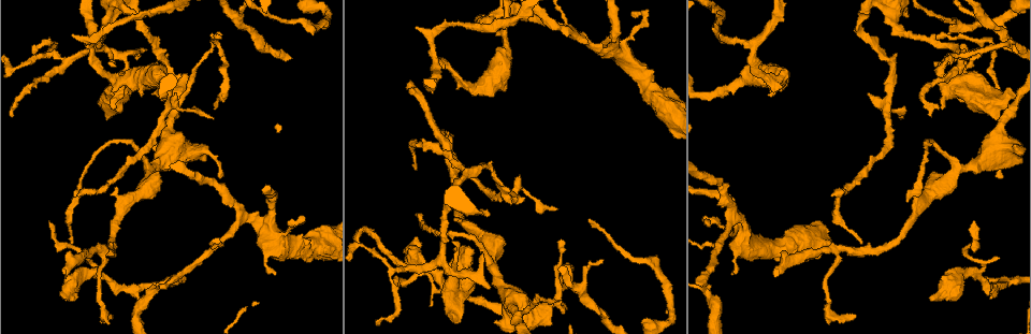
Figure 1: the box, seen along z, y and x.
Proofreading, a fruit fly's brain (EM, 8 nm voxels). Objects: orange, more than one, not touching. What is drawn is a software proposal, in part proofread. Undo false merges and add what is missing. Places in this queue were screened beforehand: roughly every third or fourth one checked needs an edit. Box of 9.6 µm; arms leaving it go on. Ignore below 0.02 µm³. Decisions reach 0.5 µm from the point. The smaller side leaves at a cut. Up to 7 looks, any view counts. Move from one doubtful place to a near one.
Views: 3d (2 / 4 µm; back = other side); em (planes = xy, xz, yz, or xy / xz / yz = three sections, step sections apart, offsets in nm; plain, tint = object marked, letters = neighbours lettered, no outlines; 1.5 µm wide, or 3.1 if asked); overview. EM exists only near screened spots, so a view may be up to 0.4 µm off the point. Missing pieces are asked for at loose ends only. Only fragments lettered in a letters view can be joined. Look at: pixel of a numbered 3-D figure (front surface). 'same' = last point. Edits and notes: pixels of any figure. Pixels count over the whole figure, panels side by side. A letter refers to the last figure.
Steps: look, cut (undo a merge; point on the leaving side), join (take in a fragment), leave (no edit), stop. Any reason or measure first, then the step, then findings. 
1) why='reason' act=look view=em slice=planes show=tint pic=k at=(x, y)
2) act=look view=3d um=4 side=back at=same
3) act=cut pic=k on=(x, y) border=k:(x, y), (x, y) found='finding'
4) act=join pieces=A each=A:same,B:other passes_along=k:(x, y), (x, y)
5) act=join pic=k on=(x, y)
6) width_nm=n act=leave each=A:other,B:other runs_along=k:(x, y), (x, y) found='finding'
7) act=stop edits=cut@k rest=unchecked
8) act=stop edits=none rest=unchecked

why='thin end' act=look view=3d um=2 side=back pic=1 at=(72, 242)

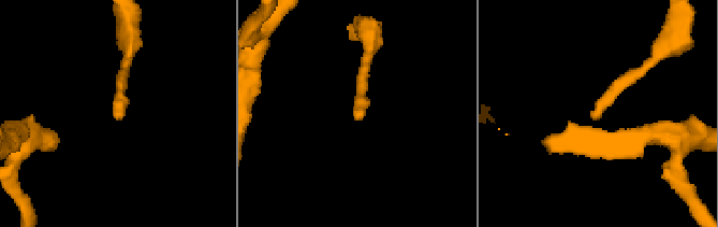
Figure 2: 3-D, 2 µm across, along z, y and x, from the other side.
why='now the EM' act=look view=em slice=planes show=letters pic=2 at=(356, 115)

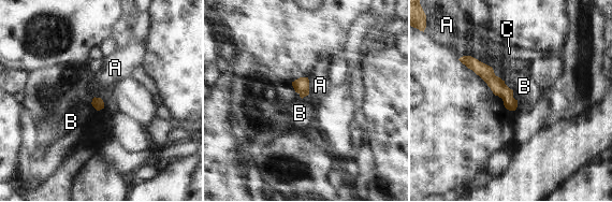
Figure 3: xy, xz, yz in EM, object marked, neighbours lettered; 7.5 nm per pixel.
act=leave each=A:other,B:other,C:other runs_along=3:(463, 59), (478, 67), (513, 106) found='no lettered fragment goes on from it'

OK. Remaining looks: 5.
why='free end' act=look view=3d um=4 pic=1 at=(930, 300)

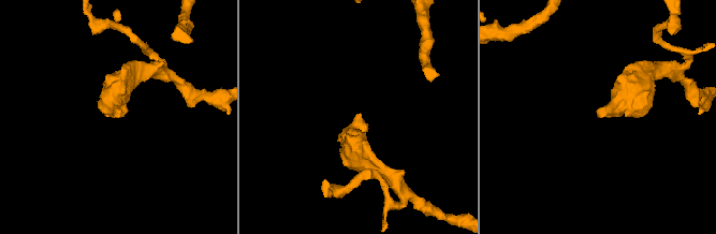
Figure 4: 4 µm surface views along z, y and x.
act=look view=em slice=planes show=tint pic=4 at=(597, 112)

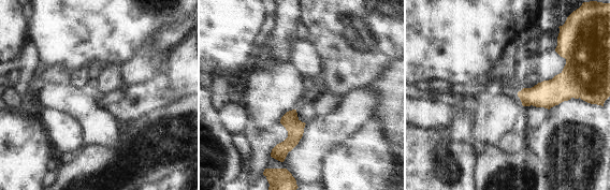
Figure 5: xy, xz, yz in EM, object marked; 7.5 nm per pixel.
why='see the neighbours' act=look view=em slice=planes show=letters at=same

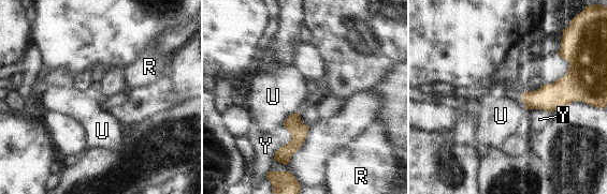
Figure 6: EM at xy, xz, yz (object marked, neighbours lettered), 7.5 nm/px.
act=leave each=R:other,U:other,Y:other runs_along=6:(297, 116), (297, 142), (284, 161) found='none of them fits'

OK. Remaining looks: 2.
why='two arms at a narrow angle' act=look view=em slice=planes show=letters pic=1 at=(67, 61)

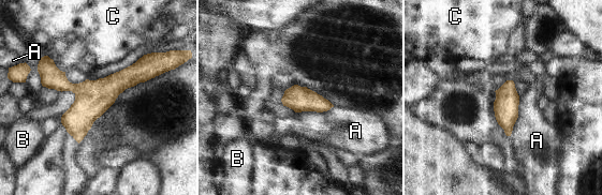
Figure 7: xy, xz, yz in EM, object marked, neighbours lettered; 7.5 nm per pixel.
act=leave each=A:other,B:other,C:other border=7:(519, 96), (518, 117), (510, 136) found='all the same neuron'

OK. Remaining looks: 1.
act=stop edits=none rest=unchecked

